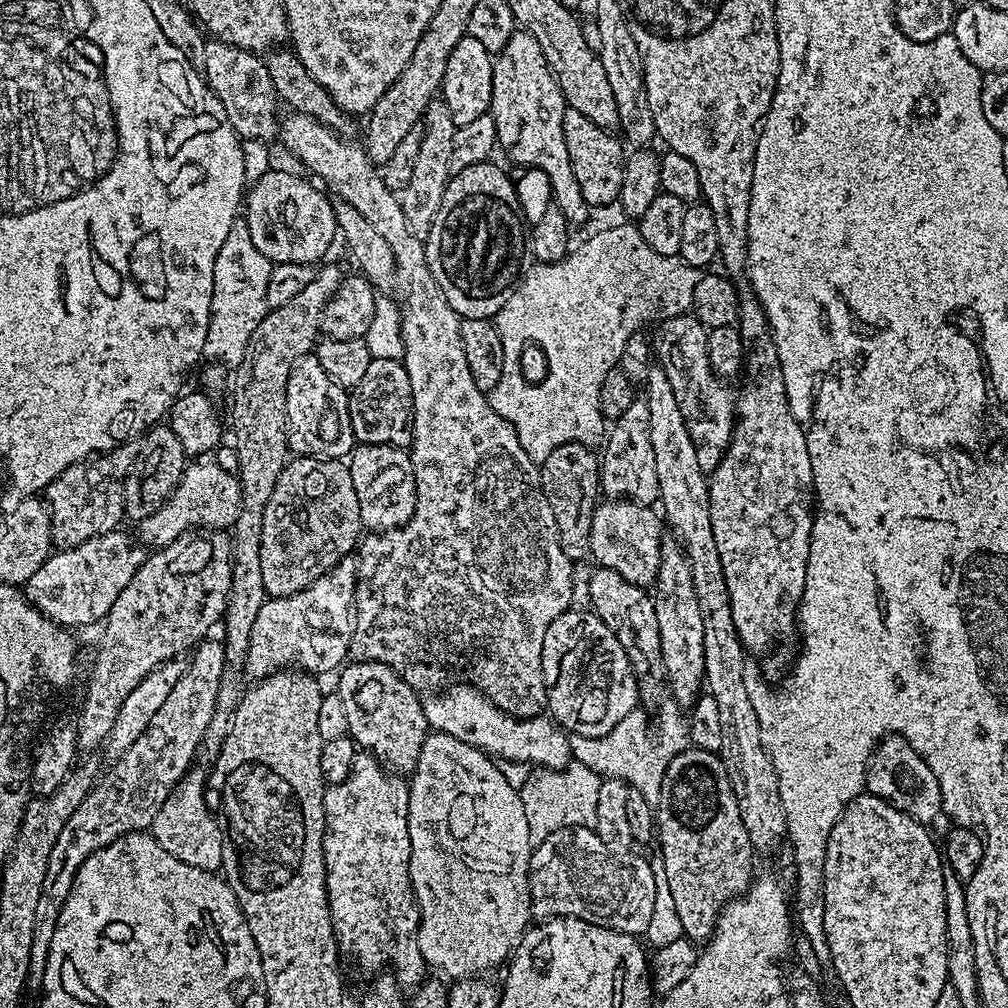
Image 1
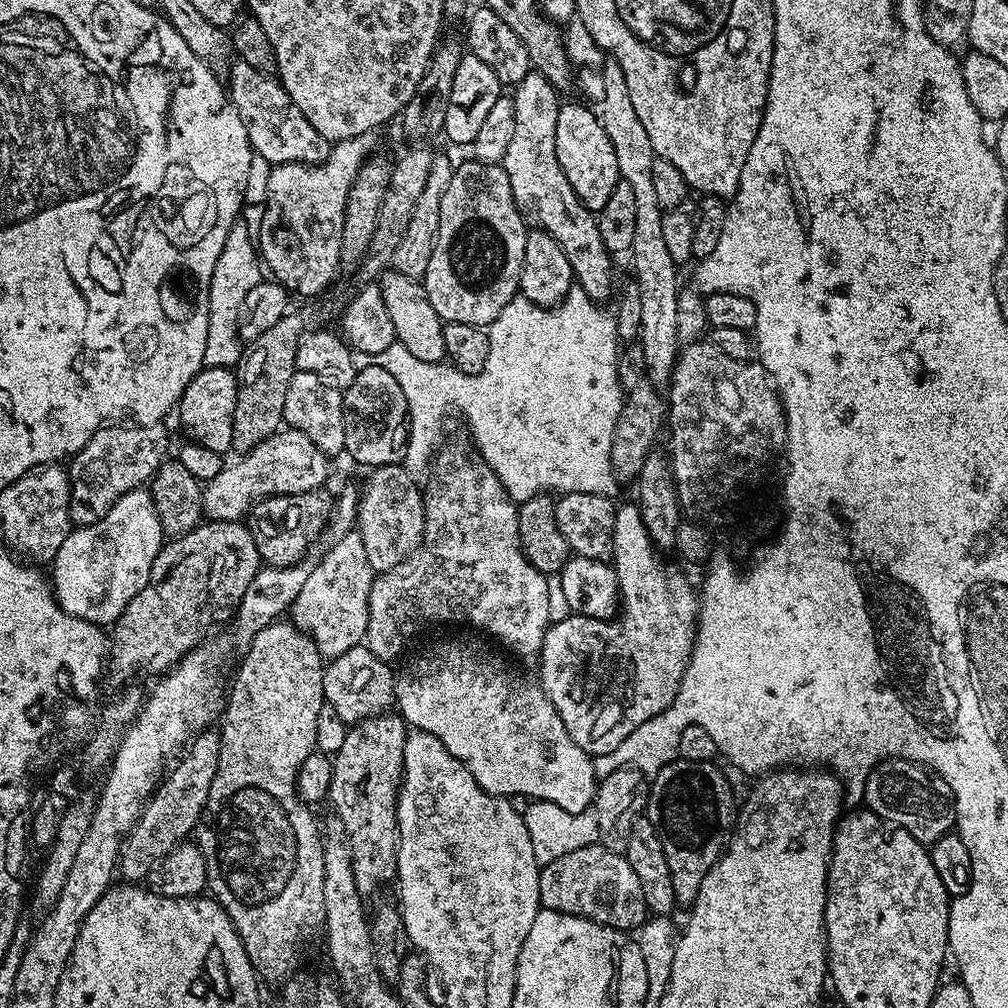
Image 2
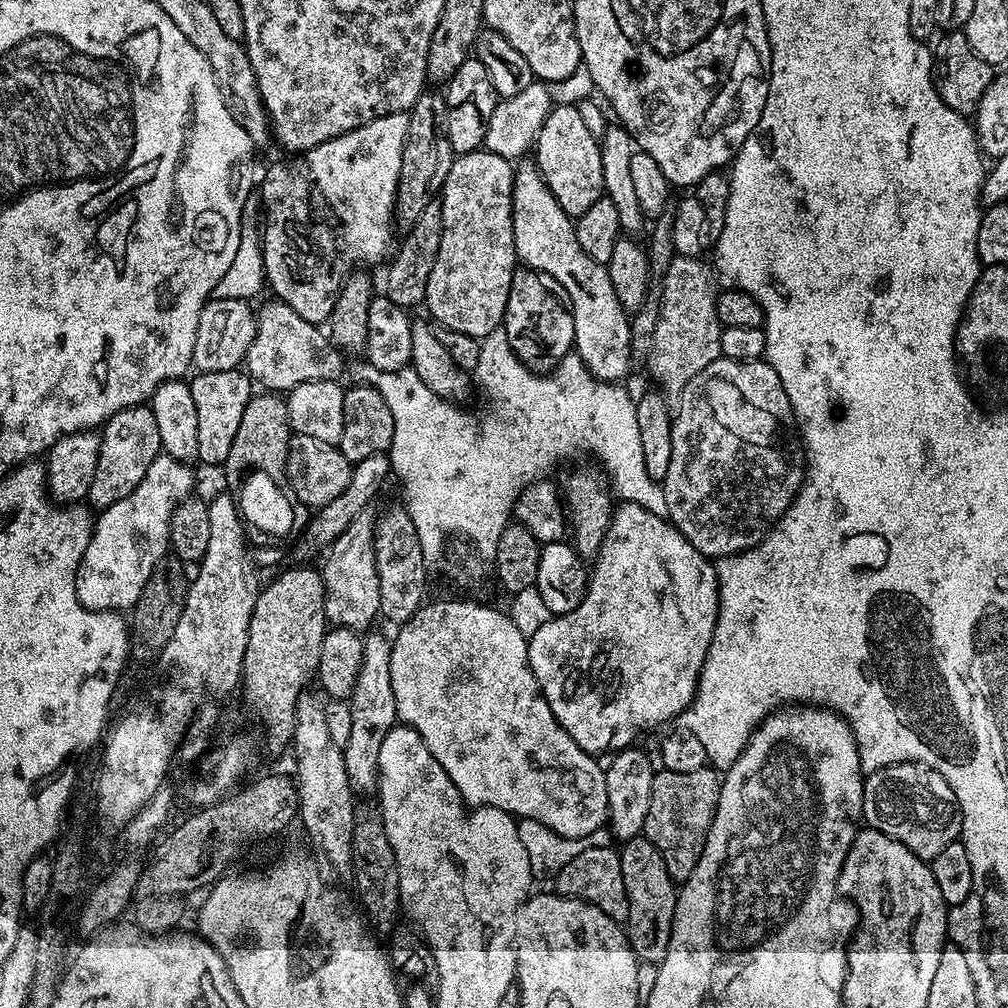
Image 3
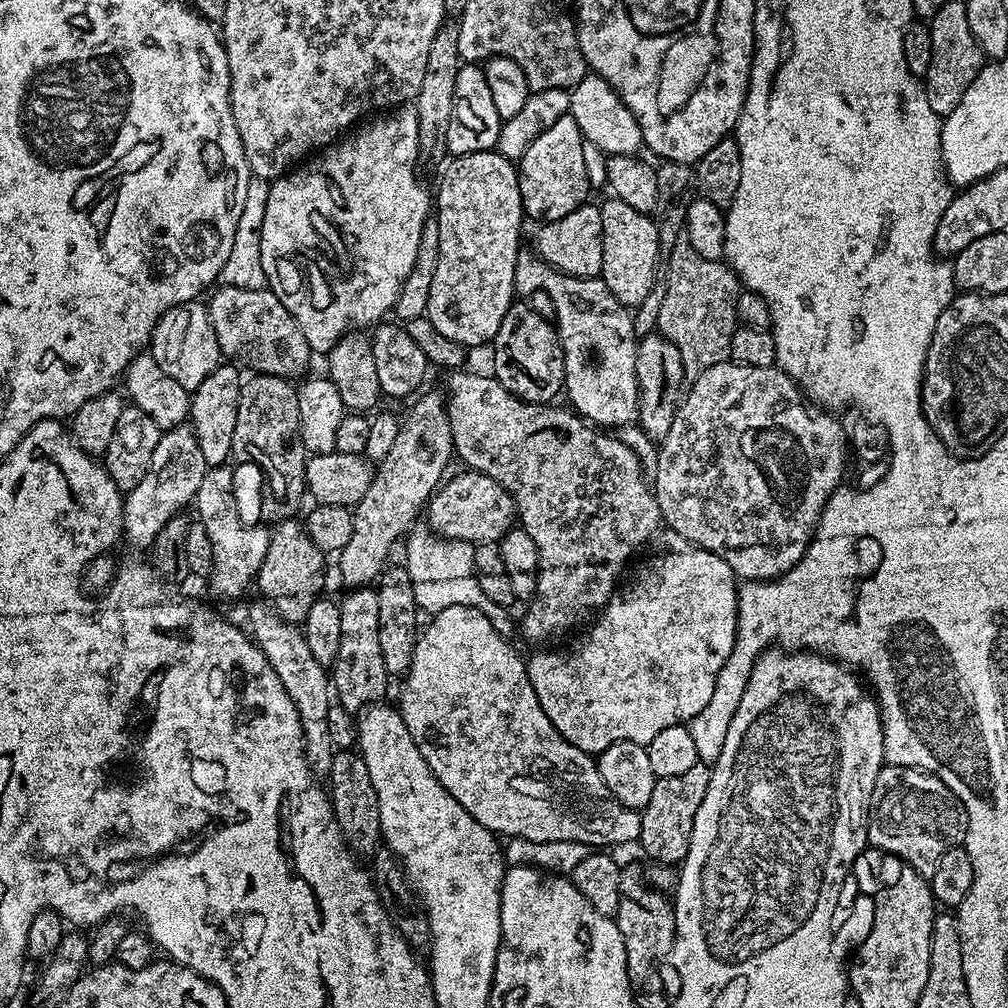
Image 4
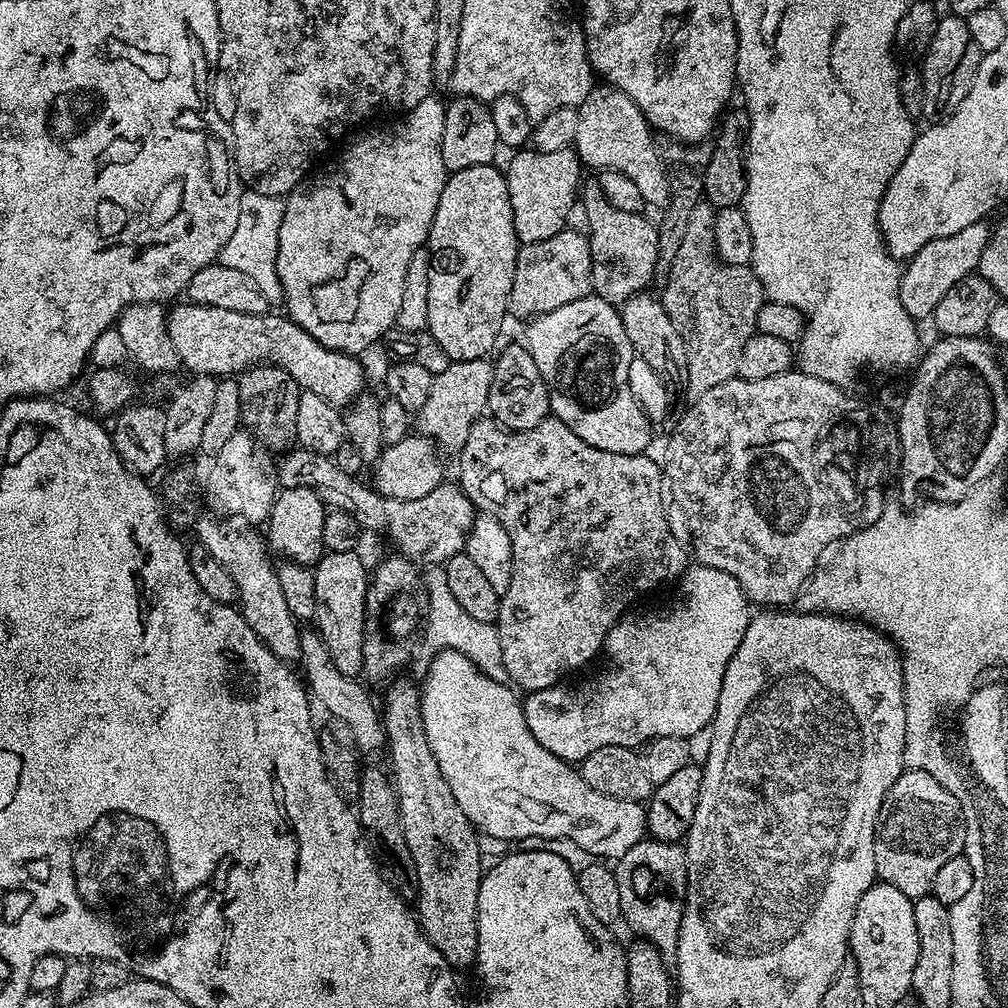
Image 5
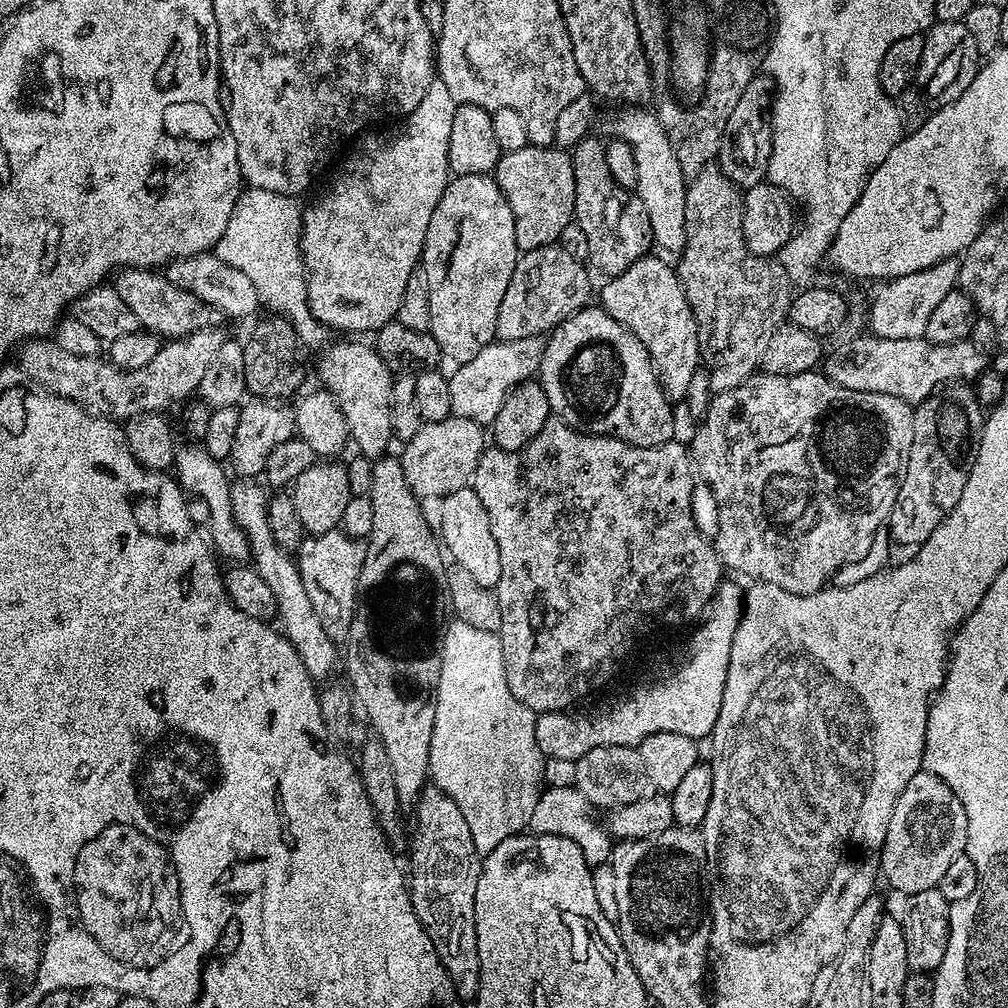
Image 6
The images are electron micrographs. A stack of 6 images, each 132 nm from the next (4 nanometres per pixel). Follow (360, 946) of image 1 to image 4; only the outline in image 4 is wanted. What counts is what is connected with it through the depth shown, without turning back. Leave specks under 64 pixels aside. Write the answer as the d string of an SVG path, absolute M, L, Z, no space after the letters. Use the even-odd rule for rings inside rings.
M361 586L351 589L347 593L349 596L345 600L339 601L341 634L338 642L338 654L336 661L330 666L330 680L334 685L335 699L343 708L356 714L361 710L377 703L380 696L388 688L390 677L386 670L386 662L382 662L382 645L378 642L378 594L376 588L372 586Z

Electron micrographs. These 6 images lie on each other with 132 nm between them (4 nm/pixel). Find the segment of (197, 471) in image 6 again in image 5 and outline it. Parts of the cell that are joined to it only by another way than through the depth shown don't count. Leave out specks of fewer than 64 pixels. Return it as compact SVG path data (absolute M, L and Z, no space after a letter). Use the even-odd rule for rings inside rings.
M207 514L201 515L194 529L195 539L202 546L206 546L206 550L210 550L210 554L214 554L214 558L218 558L220 565L230 574L230 578L236 587L238 611L240 615L243 616L244 621L250 626L250 630L254 630L254 634L258 634L260 641L262 641L278 659L285 662L299 661L301 631L298 629L298 621L296 617L293 616L290 606L286 606L286 594L282 594L282 586L276 577L274 564L268 561L270 552L266 547L265 537L261 535L261 533L259 536L259 534L252 529L252 526L239 528L239 526L236 525L239 523L229 522L224 518L219 519L220 520L215 520L214 517L207 516Z

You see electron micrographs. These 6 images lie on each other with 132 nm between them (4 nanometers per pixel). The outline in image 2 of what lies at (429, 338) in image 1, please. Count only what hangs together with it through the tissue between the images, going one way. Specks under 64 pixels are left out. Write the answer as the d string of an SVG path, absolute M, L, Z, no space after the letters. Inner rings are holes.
M239 59L233 64L232 73L229 74L228 80L226 79L226 92L246 126L246 134L253 153L268 159L272 166L278 164L323 164L330 151L330 141L324 136L320 136L318 130L314 130L314 126L310 126L310 122L306 122L302 110L298 110L298 106L292 104L290 94L286 94L279 79L254 70L254 66L246 66L246 62ZM444 446L435 453L434 463L430 468L432 477L428 480L428 489L423 489L422 492L424 538L420 541L419 548L408 559L402 561L399 566L390 569L388 572L379 573L373 579L370 598L368 599L368 634L366 637L366 647L382 661L392 662L395 656L402 655L404 647L423 628L428 628L431 624L473 624L474 627L481 628L484 632L489 632L493 636L493 638L491 637L493 641L501 640L510 651L517 652L520 656L532 656L532 658L536 658L540 655L540 647L544 641L544 635L548 633L550 621L553 619L552 600L548 597L549 577L545 573L539 572L528 561L527 556L524 555L523 548L520 547L520 514L517 505L508 496L507 490L502 486L500 479L494 474L492 467L485 464L483 459L473 455L471 451L469 452L464 448L447 448L447 446Z

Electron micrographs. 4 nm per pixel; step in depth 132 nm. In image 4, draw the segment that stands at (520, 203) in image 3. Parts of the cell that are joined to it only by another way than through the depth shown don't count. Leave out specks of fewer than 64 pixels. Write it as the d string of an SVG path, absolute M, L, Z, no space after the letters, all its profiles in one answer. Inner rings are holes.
M528 250L521 251L516 259L516 275L523 283L525 280L545 288L556 307L554 327L564 351L563 391L566 396L568 392L567 403L601 429L619 430L631 425L640 411L640 387L636 381L638 339L632 325L633 313L610 294L603 280L558 272Z

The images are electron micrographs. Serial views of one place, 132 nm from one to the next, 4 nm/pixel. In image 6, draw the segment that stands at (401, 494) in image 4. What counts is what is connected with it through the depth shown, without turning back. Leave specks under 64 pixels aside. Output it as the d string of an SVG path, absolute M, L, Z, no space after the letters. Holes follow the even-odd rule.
M544 336L517 340L497 339L482 350L478 350L474 358L459 365L455 369L457 372L448 376L451 415L477 422L492 421L509 392L519 384L531 381L539 373L544 342Z

